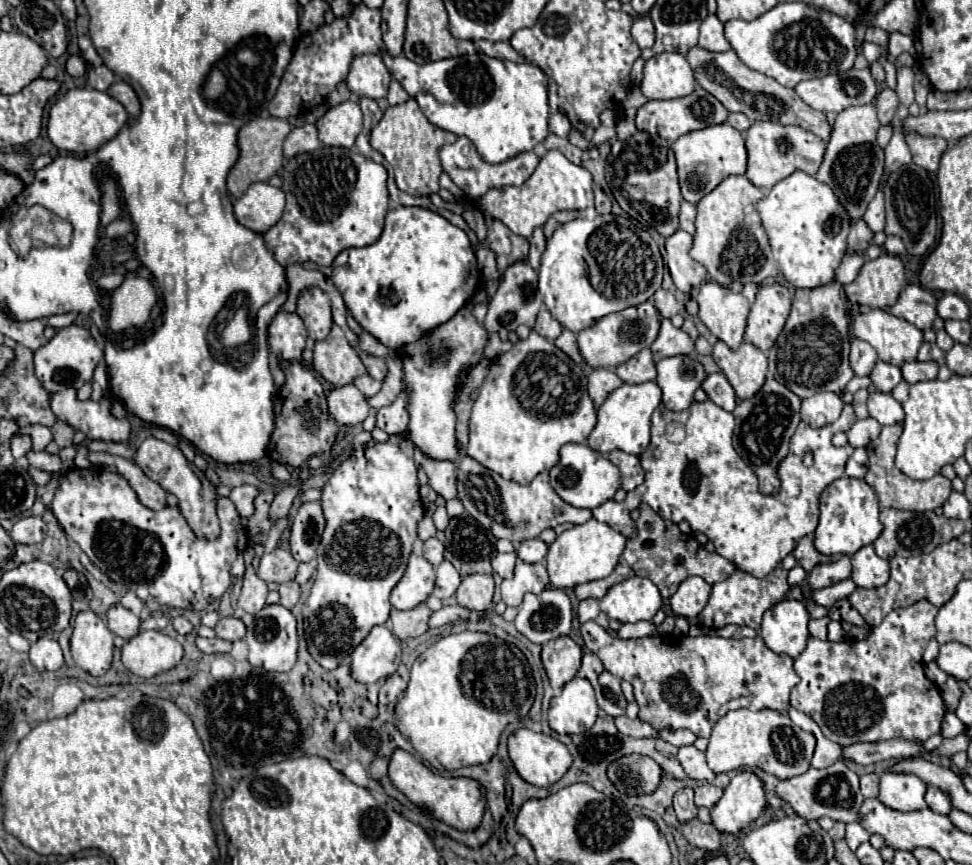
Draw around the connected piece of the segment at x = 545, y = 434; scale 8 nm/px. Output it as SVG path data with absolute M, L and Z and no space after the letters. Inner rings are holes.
M531 330L527 340L519 340L509 352L491 362L489 374L473 404L469 420L467 454L485 468L507 480L529 484L539 472L551 470L559 462L559 448L567 442L585 442L595 426L595 406L587 394L587 376L553 342Z

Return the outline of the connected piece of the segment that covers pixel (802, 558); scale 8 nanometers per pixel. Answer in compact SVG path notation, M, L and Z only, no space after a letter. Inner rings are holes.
M813 534L801 538L801 542L795 546L793 550L793 556L797 558L799 566L805 568L805 572L813 570L817 564L827 564L827 562L833 562L831 556L825 556L821 552L817 552L815 544L813 544Z

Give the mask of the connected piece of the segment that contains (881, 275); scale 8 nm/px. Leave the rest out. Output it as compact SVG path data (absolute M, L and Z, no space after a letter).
M883 252L877 260L867 260L857 278L845 286L849 302L869 308L885 308L897 302L905 286L905 266L899 256Z

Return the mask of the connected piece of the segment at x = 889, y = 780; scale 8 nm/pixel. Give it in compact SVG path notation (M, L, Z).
M885 772L881 776L881 788L877 798L881 804L885 804L891 810L913 812L927 808L925 792L927 786L917 776Z

